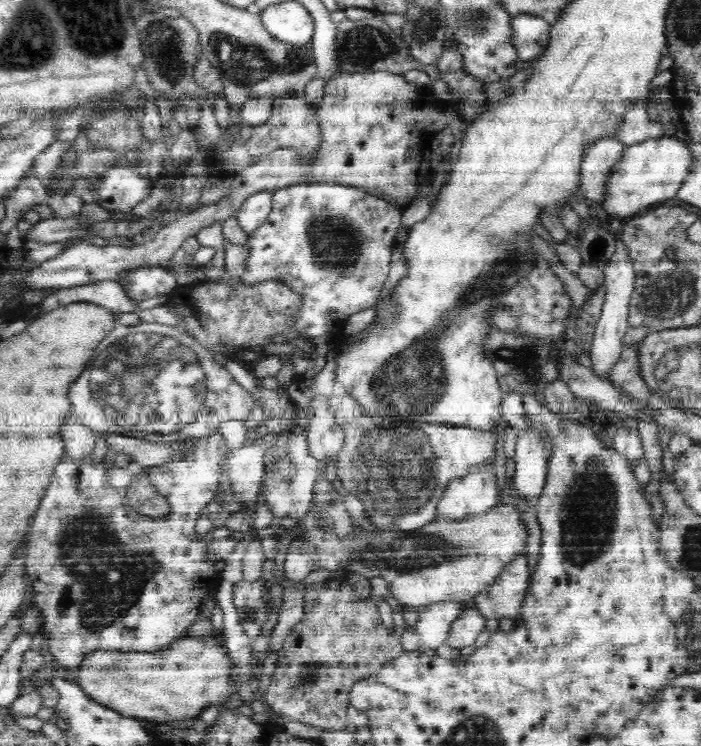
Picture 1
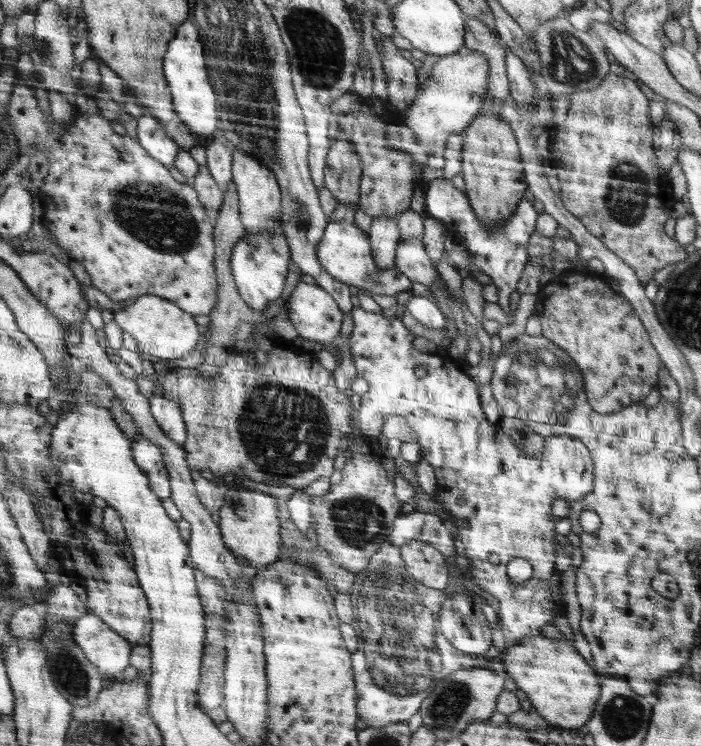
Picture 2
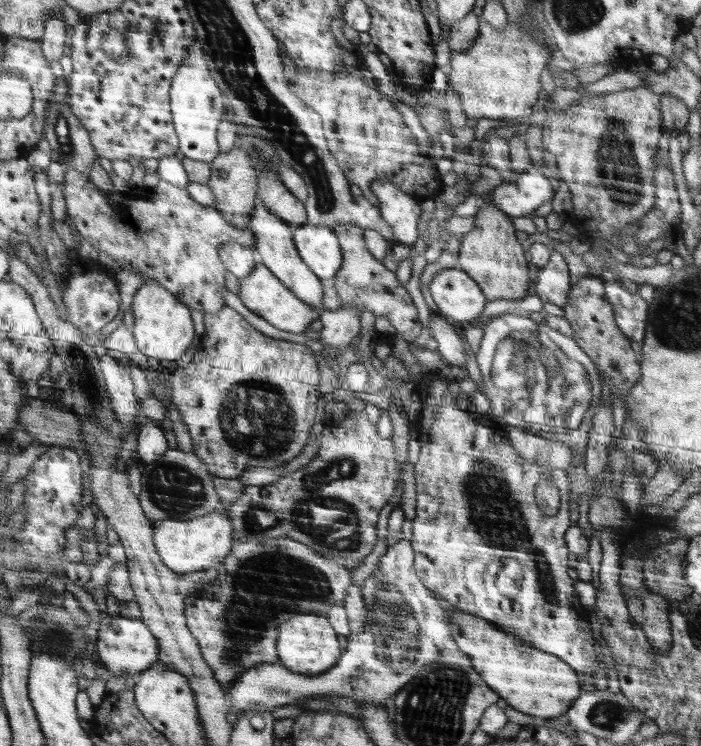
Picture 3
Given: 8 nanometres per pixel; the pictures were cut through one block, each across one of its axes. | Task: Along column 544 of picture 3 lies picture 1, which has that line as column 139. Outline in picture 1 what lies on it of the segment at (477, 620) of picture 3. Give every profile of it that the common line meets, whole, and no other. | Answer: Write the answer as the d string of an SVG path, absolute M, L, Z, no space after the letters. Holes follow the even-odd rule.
M222 633L208 638L185 636L166 649L156 652L110 652L107 649L97 649L96 652L88 652L84 656L76 672L64 672L62 677L78 683L92 700L106 708L127 717L153 721L155 724L190 720L210 706L224 704L224 700L232 696L232 661Z

